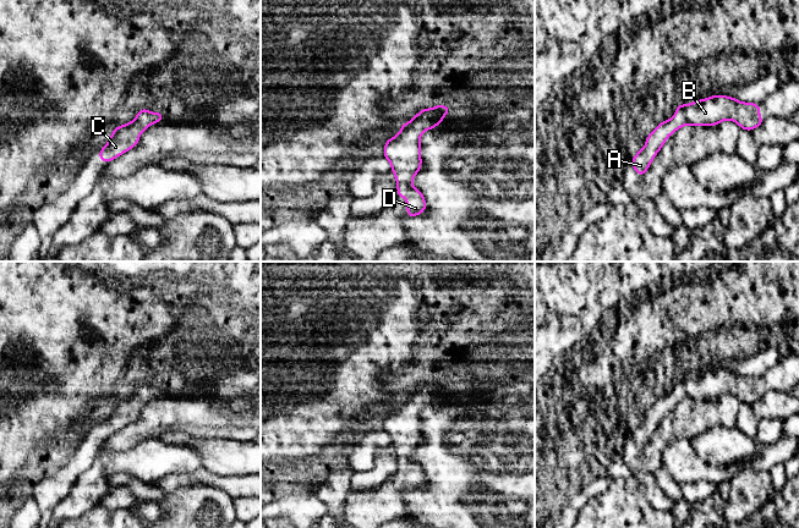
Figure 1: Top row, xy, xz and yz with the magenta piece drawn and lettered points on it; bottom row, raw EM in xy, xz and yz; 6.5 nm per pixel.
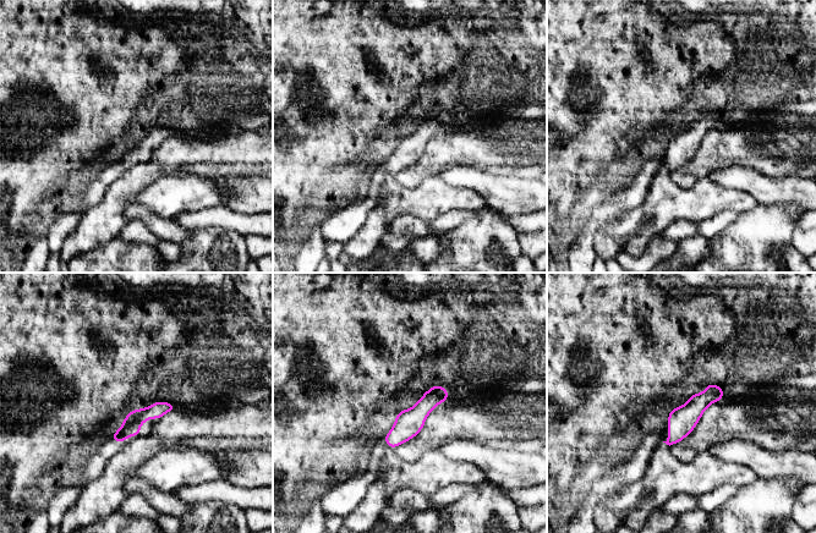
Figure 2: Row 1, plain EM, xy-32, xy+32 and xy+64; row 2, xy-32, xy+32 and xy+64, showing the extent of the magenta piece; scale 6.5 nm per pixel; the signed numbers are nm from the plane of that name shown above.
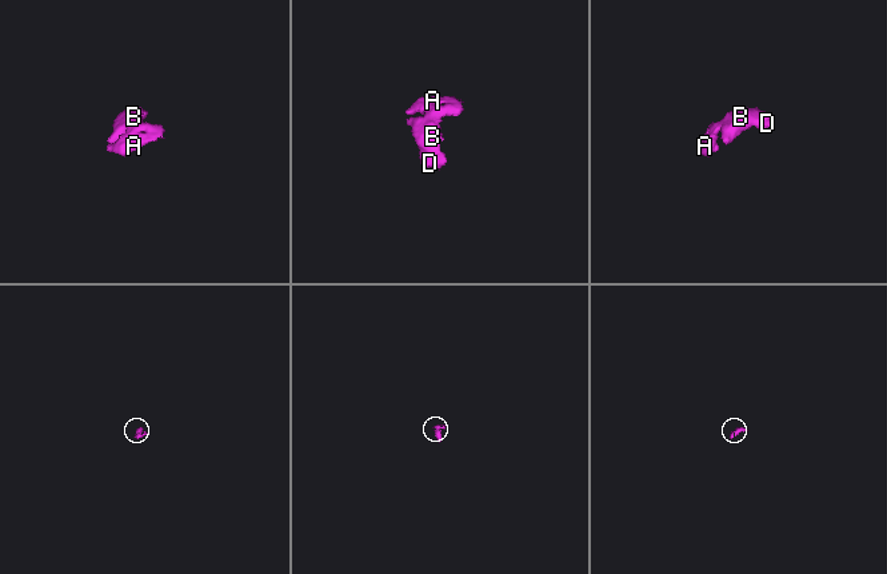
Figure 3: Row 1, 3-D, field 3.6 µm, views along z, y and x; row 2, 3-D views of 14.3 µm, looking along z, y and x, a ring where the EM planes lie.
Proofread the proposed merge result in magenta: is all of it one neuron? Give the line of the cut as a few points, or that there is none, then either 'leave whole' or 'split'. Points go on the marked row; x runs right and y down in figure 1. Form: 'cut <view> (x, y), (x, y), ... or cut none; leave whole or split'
cut none; leave whole

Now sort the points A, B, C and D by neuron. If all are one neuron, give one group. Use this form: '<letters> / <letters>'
A B C D

